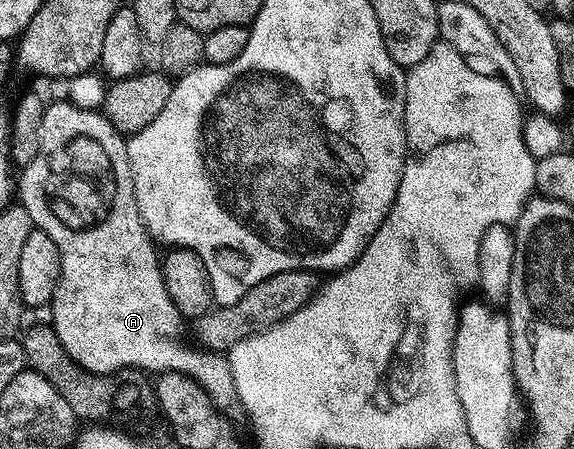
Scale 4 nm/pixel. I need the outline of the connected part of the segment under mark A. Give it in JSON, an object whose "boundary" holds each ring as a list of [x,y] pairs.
{"boundary":[[[51,102],[44,110],[39,142],[36,157],[22,165],[17,200],[29,210],[36,229],[57,242],[61,276],[49,305],[49,323],[61,346],[69,358],[97,374],[118,374],[124,368],[141,368],[151,374],[180,371],[184,367],[183,348],[174,332],[183,320],[165,290],[160,253],[155,253],[156,245],[139,213],[123,133],[103,117],[102,111]]]}

